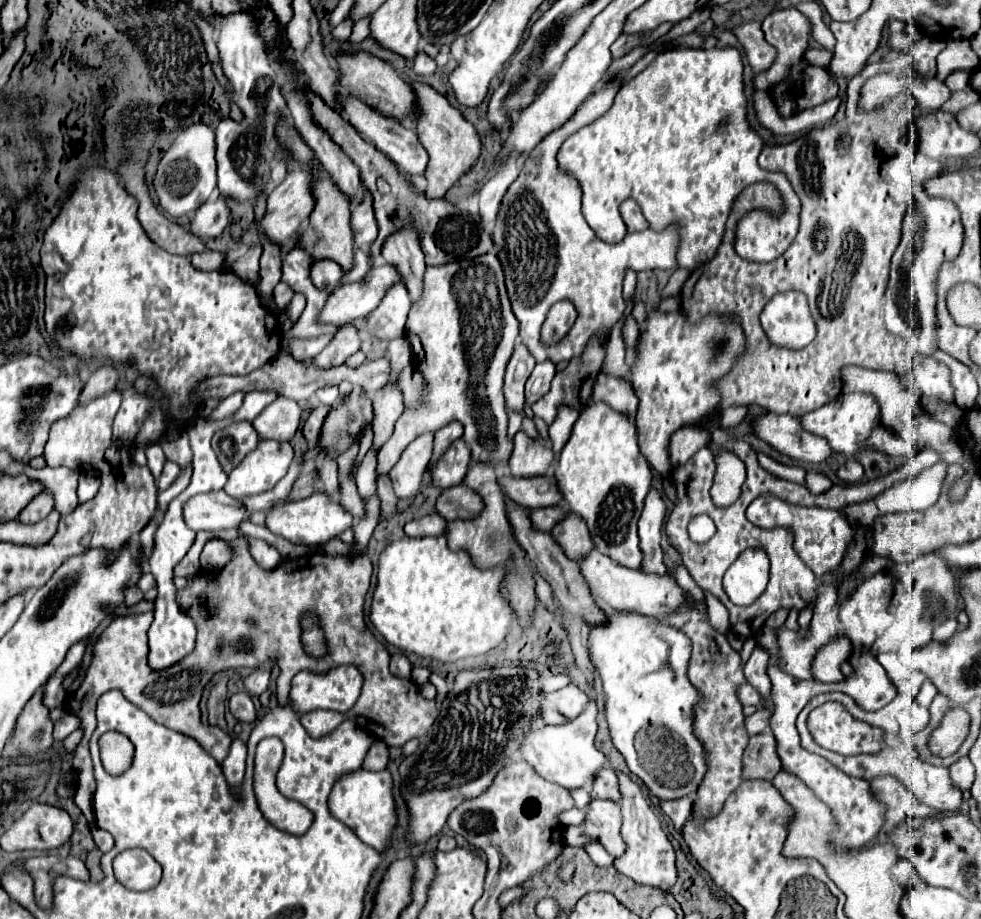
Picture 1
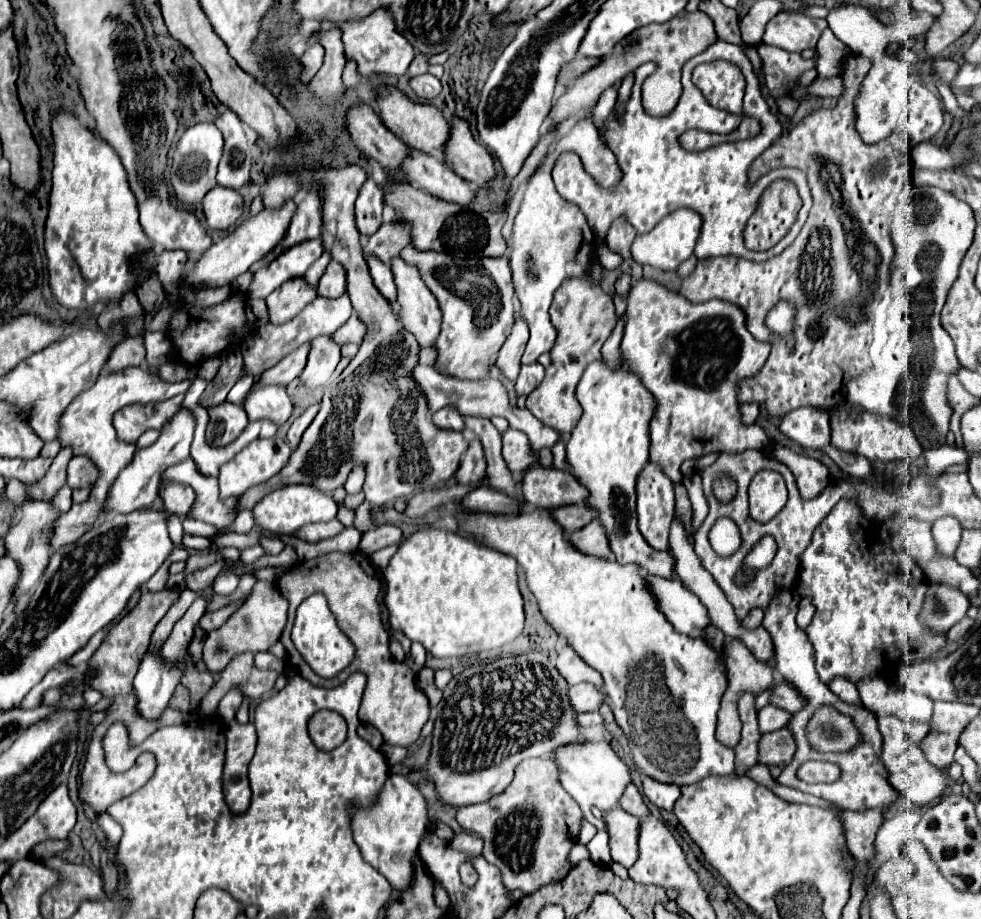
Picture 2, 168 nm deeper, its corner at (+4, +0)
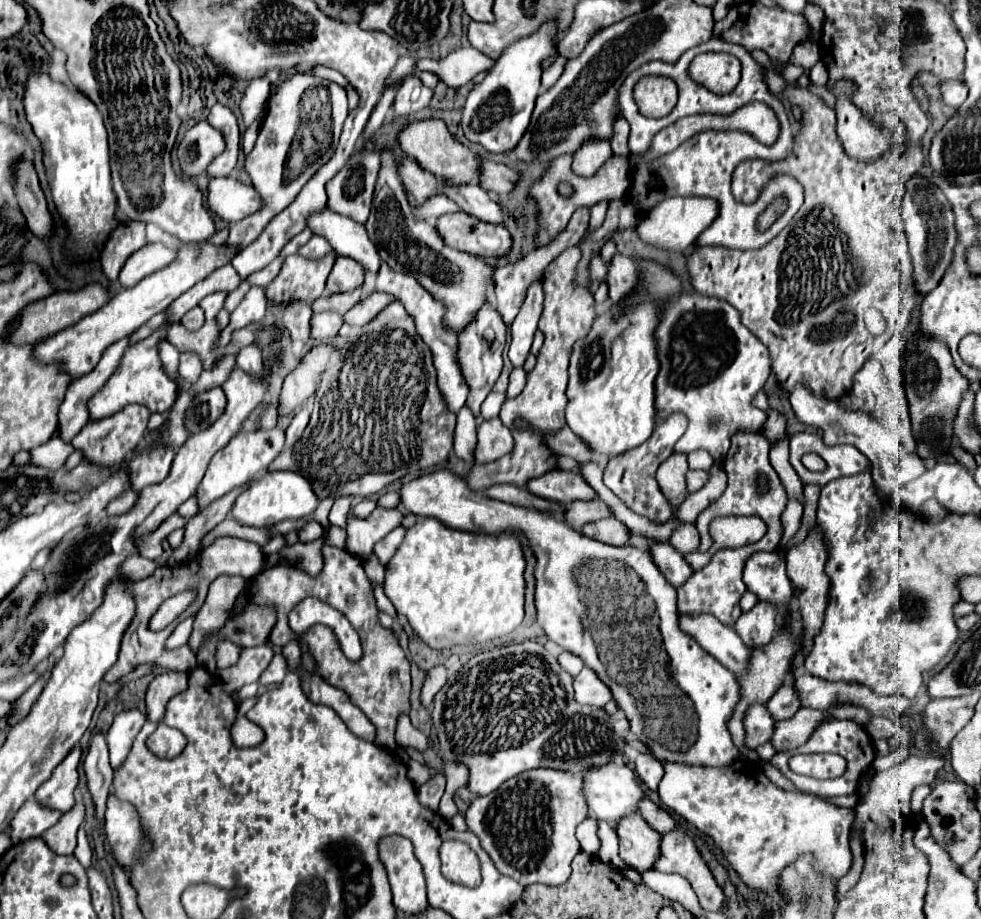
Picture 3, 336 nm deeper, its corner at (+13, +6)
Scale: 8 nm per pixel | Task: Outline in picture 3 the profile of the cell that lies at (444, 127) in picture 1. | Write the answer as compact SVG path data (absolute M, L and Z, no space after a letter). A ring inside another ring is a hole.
M479 160L479 184L487 190L487 192L495 192L495 194L509 194L515 180L517 180L517 172L511 170L505 164L497 164L497 162L487 162L487 160Z

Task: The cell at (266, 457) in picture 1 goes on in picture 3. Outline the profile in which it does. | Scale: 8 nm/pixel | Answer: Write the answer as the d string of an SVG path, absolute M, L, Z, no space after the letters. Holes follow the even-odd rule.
M271 428L271 430L257 430L257 432L249 432L249 434L239 434L235 438L229 440L229 444L225 448L221 448L209 462L209 468L205 472L205 478L201 482L201 486L197 488L197 498L199 498L199 506L209 506L213 500L221 498L223 494L231 492L233 488L239 488L243 484L247 484L249 480L257 478L259 474L263 474L267 470L267 466L277 458L277 454L283 450L285 444L285 432L279 428Z

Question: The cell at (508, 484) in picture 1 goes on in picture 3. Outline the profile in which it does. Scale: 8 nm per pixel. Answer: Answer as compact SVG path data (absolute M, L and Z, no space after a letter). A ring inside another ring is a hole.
M551 470L539 478L531 478L527 482L527 490L539 498L559 504L571 504L575 500L593 500L597 496L579 472L567 470Z

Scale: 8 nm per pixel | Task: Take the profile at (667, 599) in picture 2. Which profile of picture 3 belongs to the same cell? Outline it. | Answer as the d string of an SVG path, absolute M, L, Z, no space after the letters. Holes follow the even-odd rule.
M677 614L679 628L689 634L701 648L717 658L727 670L739 674L747 666L749 648L741 642L731 626L723 626L713 614Z

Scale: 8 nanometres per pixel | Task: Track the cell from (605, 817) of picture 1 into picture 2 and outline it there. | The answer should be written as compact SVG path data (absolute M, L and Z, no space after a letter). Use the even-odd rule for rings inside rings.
M618 806L606 814L612 858L628 868L638 860L638 822L636 816L630 816Z

